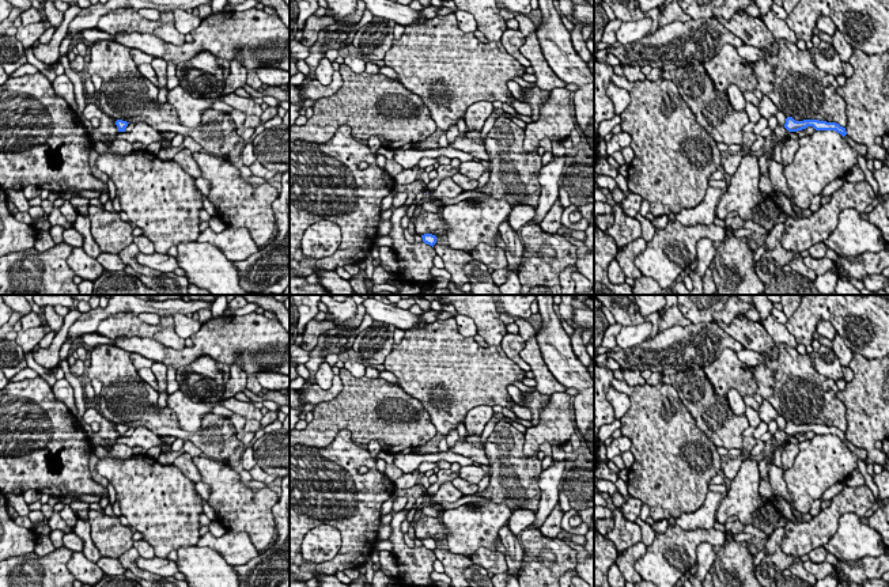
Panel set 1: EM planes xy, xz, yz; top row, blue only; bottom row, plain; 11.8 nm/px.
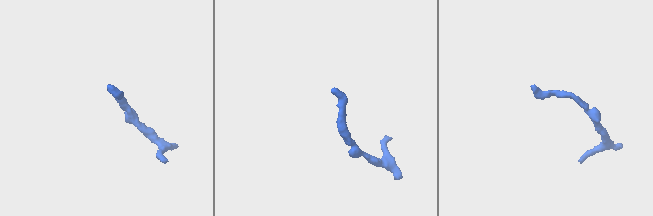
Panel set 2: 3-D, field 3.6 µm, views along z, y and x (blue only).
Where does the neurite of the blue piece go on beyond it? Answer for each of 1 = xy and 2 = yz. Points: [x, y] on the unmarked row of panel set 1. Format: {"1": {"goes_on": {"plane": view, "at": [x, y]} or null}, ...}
{"1": {"goes_on": null}, "2": {"goes_on": null}}

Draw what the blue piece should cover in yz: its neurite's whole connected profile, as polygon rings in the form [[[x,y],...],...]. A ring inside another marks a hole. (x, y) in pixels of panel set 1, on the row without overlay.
[[[787,421],[784,428],[784,432],[788,436],[798,436],[806,433],[807,431],[813,431],[816,435],[836,435],[843,442],[847,439],[846,432],[840,431],[836,427],[826,427],[818,424],[795,425],[792,421]]]

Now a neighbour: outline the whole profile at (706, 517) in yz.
[[[708,492],[705,496],[704,504],[692,514],[682,514],[676,519],[676,524],[678,524],[684,530],[695,530],[695,529],[711,529],[716,522],[716,511],[722,501],[722,493],[719,492]]]

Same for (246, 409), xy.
[[[234,397],[222,401],[220,405],[230,409],[235,414],[243,416],[246,420],[260,421],[264,417],[261,409],[256,408],[250,402],[239,401]]]

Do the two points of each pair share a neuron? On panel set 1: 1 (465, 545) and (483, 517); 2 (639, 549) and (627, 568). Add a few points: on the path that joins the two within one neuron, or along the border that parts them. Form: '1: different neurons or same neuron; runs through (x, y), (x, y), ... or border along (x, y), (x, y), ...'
1: same neuron; runs through (465, 538), (466, 533), (476, 523)
2: same neuron; runs through (635, 553), (627, 564)

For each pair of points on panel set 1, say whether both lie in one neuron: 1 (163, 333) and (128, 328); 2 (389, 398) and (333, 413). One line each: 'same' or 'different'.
1: same
2: same

